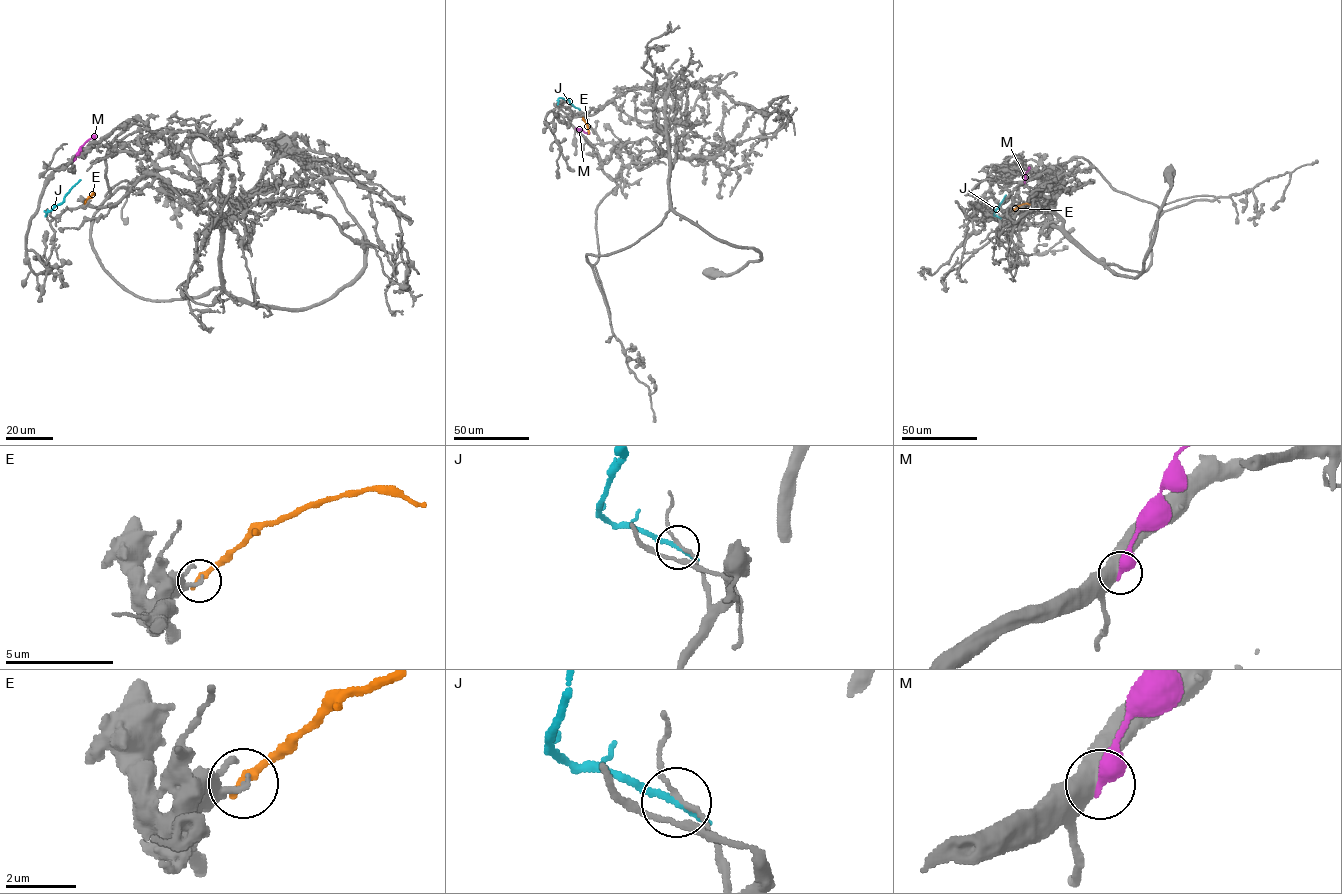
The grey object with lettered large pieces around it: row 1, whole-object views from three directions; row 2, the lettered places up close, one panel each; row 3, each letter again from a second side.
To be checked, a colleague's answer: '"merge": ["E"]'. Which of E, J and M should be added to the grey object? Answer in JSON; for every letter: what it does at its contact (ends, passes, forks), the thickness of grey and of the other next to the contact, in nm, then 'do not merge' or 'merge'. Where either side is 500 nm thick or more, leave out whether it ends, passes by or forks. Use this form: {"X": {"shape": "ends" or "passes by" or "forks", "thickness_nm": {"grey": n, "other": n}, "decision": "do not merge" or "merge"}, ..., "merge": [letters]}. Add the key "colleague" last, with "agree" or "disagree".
{"E": {"shape": "ends", "thickness_nm": {"grey": 220, "other": 360}, "decision": "merge"}, "J": {"shape": "ends", "thickness_nm": {"grey": 120, "other": 260}, "decision": "do not merge"}, "M": {"thickness_nm": {"grey": 550, "other": 500}, "decision": "do not merge"}, "merge": ["E"], "colleague": "agree"}

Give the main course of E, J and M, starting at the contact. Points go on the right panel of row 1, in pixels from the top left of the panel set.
E: (1014, 210), (1029, 204)
J: (999, 217), (994, 214), (1006, 195)
M: (1025, 182), (1029, 166)

